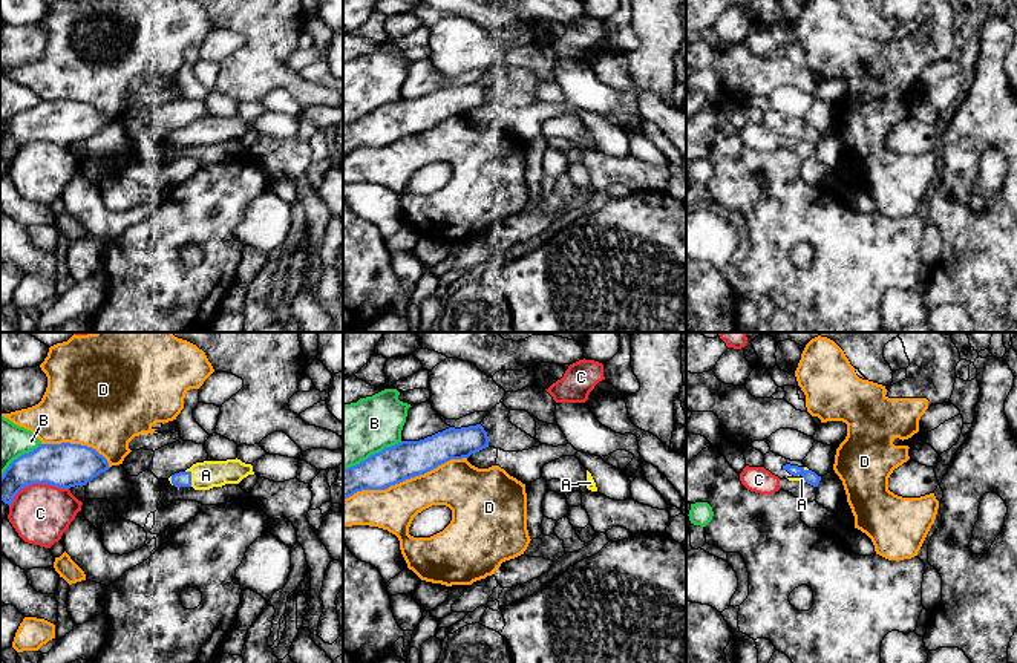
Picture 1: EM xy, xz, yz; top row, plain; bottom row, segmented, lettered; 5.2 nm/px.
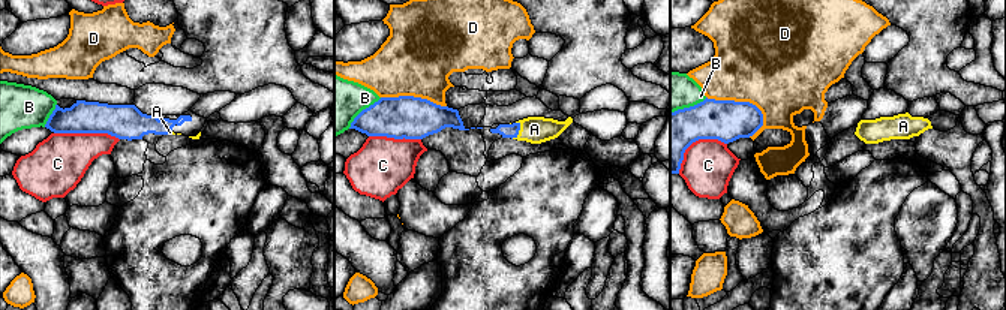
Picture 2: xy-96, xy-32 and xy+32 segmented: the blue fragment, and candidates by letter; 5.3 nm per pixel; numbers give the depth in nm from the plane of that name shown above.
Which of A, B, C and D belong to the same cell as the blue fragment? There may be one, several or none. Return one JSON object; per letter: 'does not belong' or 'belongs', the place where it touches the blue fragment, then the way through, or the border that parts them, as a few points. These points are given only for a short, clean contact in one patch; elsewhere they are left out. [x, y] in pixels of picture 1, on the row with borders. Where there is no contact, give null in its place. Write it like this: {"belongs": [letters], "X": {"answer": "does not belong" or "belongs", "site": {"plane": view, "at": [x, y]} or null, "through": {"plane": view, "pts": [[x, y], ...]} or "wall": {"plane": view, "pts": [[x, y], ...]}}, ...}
{"belongs": ["A"], "A": {"answer": "belongs", "site": {"plane": "xy", "at": [190, 478]}, "through": {"plane": "xy", "pts": [[183, 478], [190, 478], [206, 475]]}}, "B": {"answer": "does not belong", "site": {"plane": "xz", "at": [374, 453]}}, "C": {"answer": "does not belong", "site": {"plane": "xy", "at": [35, 483]}}, "D": {"answer": "does not belong", "site": {"plane": "xz", "at": [405, 480]}}}

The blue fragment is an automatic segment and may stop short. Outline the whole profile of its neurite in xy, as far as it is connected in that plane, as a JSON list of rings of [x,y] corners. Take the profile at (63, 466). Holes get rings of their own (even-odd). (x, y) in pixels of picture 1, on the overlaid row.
[[[40,444],[14,459],[0,478],[0,499],[11,507],[15,495],[31,484],[58,488],[86,485],[109,470],[107,459],[81,444]]]

